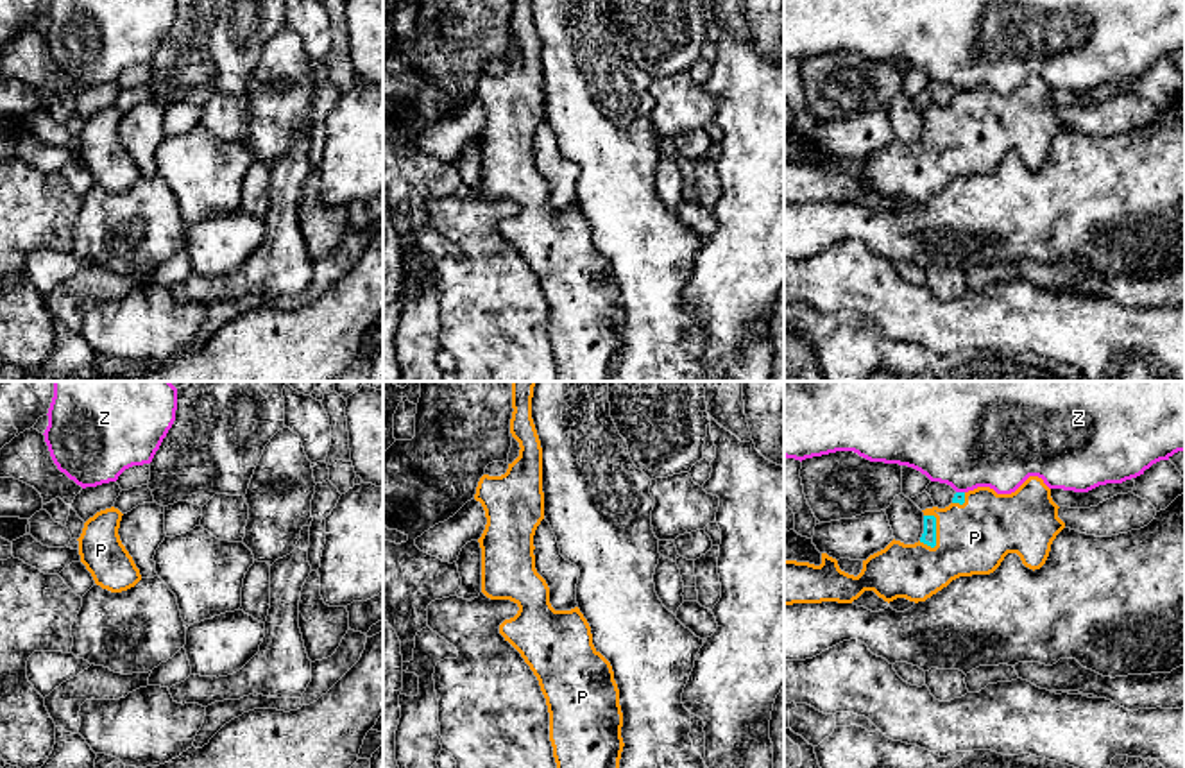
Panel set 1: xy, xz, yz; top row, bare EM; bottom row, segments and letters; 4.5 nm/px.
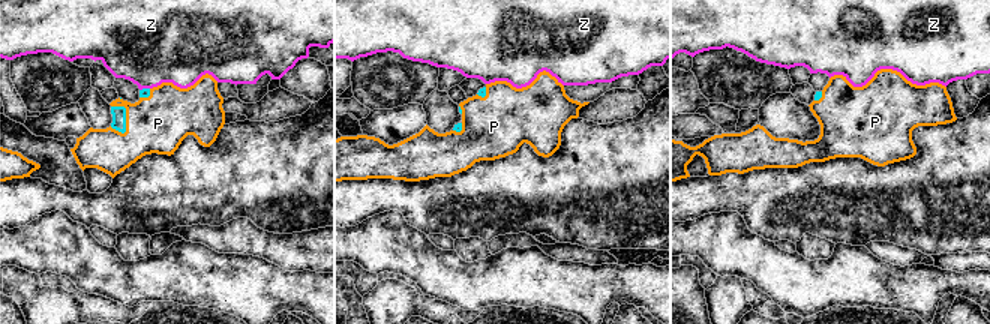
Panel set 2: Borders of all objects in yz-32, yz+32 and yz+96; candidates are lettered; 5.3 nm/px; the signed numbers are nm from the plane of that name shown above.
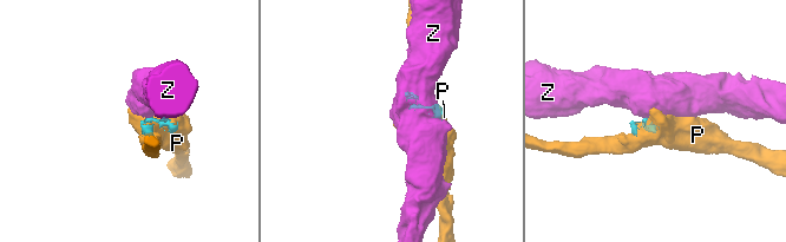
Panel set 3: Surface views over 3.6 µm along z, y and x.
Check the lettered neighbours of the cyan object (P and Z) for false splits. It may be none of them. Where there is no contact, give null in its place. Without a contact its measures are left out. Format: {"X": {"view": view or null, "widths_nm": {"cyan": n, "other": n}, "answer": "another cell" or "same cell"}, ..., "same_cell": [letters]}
{"P": {"view": "yz", "widths_nm": {"cyan": 70, "other": 320}, "answer": "same cell"}, "Z": {"view": "yz", "widths_nm": {"cyan": 50, "other": 460}, "answer": "another cell"}, "same_cell": ["P"]}

